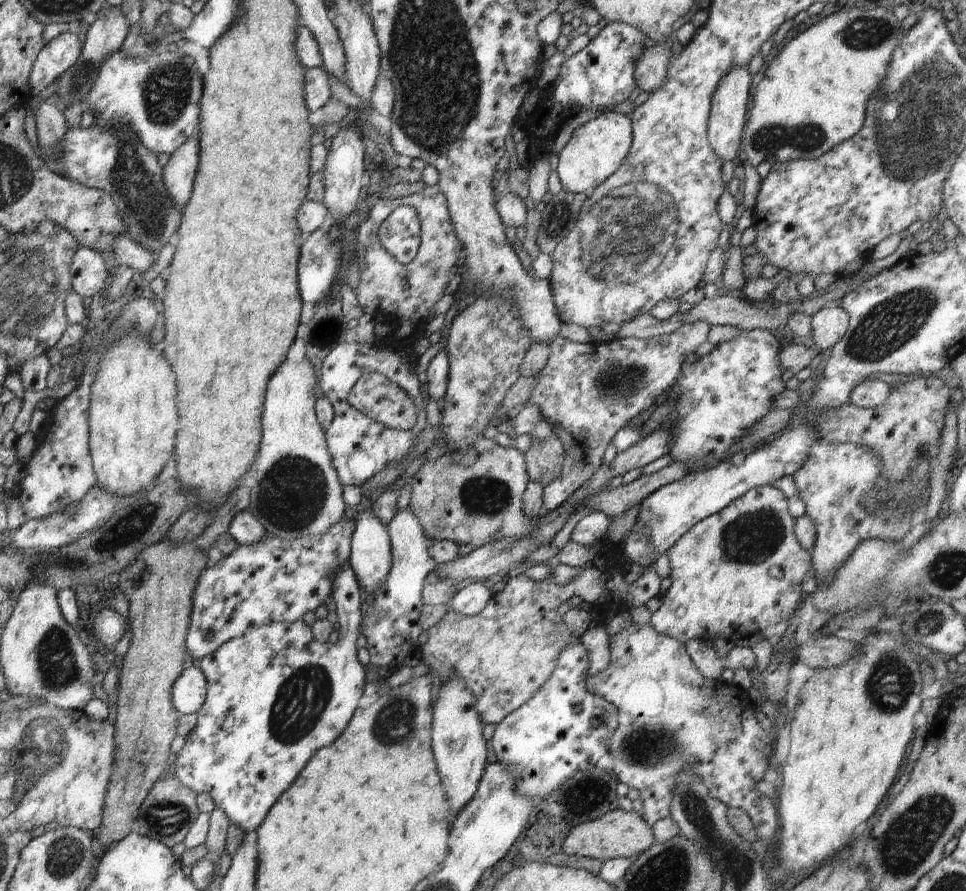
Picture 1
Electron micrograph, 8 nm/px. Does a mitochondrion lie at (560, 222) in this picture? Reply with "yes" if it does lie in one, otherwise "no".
yes

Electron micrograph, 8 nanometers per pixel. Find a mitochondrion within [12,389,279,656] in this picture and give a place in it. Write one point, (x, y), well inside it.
(131, 529)

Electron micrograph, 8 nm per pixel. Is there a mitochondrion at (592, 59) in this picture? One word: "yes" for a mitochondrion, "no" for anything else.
no

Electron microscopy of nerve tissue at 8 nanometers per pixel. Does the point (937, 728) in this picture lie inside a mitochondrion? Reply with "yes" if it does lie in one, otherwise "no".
no

